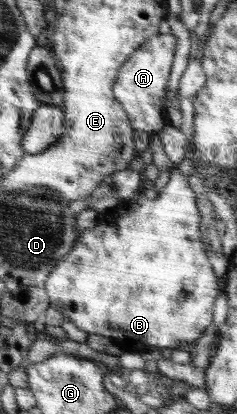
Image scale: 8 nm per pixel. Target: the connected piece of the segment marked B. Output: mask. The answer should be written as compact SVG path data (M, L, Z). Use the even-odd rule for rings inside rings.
M177 167L170 177L157 199L148 200L139 192L129 200L131 207L125 209L125 217L98 221L93 229L81 232L77 243L45 281L50 307L88 334L115 338L128 353L140 352L144 347L191 349L212 324L219 279L203 247L196 194Z

